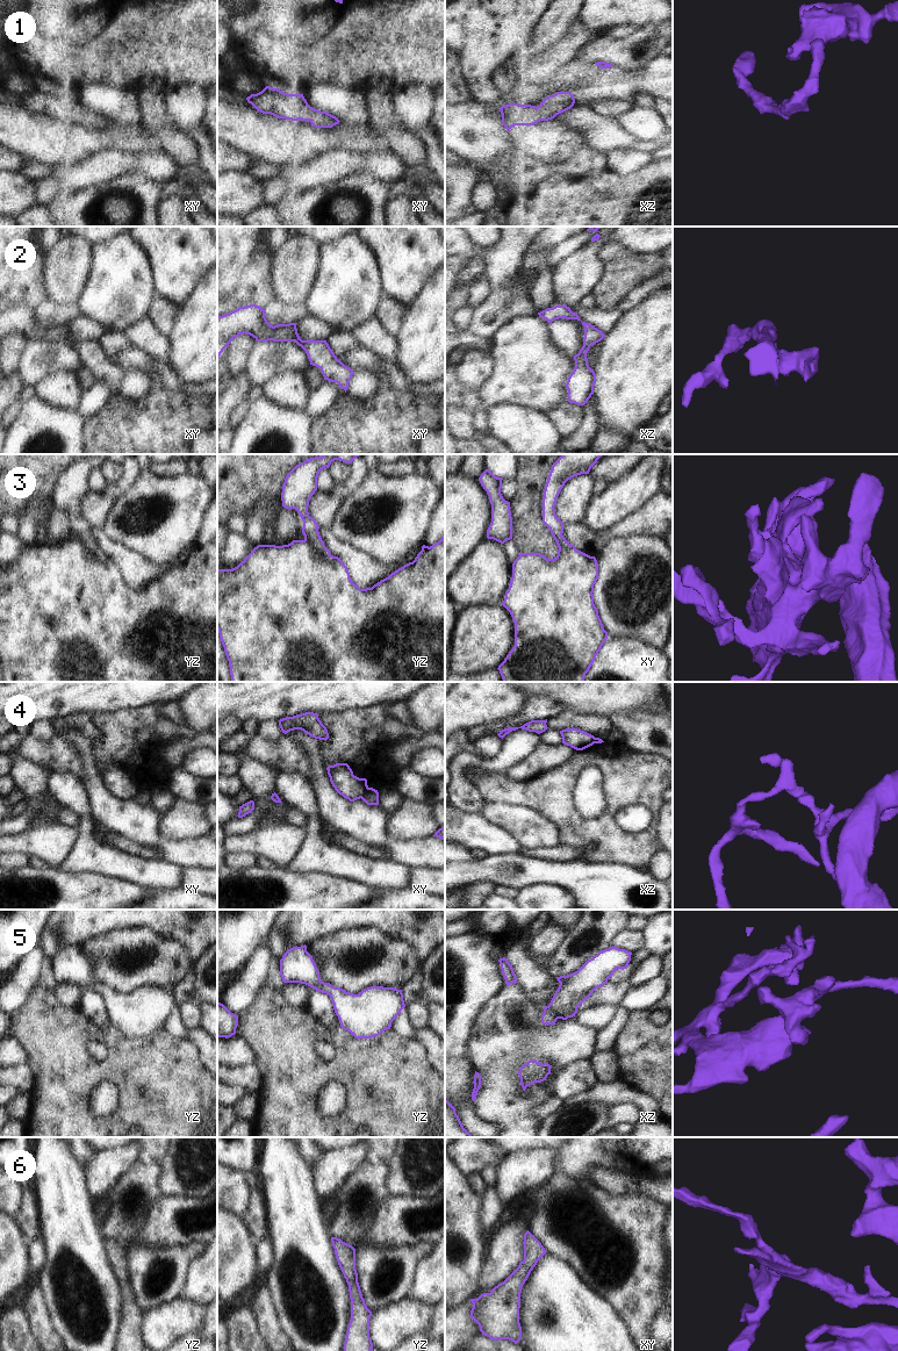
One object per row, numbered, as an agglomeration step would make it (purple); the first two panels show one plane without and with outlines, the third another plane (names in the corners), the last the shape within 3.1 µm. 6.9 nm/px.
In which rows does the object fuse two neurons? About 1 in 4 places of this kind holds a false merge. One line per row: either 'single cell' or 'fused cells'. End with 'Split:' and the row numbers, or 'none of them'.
1: single cell
2: single cell
3: single cell
4: fused cells
5: fused cells
6: single cell
Split: 4, 5

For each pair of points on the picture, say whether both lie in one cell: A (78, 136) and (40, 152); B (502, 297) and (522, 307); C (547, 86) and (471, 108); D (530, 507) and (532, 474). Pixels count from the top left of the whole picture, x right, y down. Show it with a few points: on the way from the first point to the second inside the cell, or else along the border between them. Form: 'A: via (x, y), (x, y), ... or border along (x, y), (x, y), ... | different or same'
A: via (69, 142), (49, 143) | same
B: via (507, 302), (517, 302) | same
C: via (529, 94), (517, 94), (504, 99), (489, 110) | same
D: via (530, 498), (530, 490), (526, 487), (531, 482) | same

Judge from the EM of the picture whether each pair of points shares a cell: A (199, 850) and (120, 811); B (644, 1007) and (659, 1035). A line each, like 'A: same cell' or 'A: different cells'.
A: same cell
B: different cells

